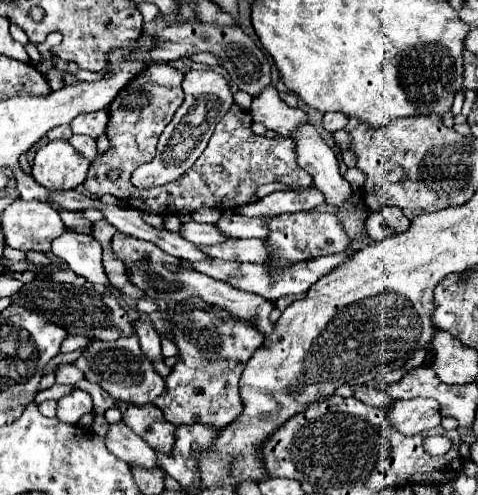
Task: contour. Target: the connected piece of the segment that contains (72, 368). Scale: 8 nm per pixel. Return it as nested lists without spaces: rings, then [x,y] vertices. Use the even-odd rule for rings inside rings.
[[[60,365],[56,371],[56,383],[62,385],[76,385],[84,381],[84,373],[80,369],[76,369],[76,365]]]

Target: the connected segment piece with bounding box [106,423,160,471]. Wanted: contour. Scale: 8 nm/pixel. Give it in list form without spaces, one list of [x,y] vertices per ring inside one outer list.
[[[124,423],[110,425],[110,431],[106,433],[106,445],[110,453],[114,453],[120,461],[132,467],[148,471],[160,469],[156,451],[150,445],[146,445],[146,441],[140,441],[140,437],[132,433],[132,429],[128,429]]]

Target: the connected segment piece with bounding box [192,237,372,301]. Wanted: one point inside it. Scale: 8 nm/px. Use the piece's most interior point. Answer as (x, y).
(271, 282)

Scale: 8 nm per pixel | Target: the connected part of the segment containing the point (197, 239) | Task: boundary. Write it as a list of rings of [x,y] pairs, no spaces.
[[[192,219],[182,223],[180,235],[194,245],[218,245],[220,241],[228,241],[228,237],[224,237],[224,233],[220,233],[220,229],[216,229],[216,225],[196,223]]]

